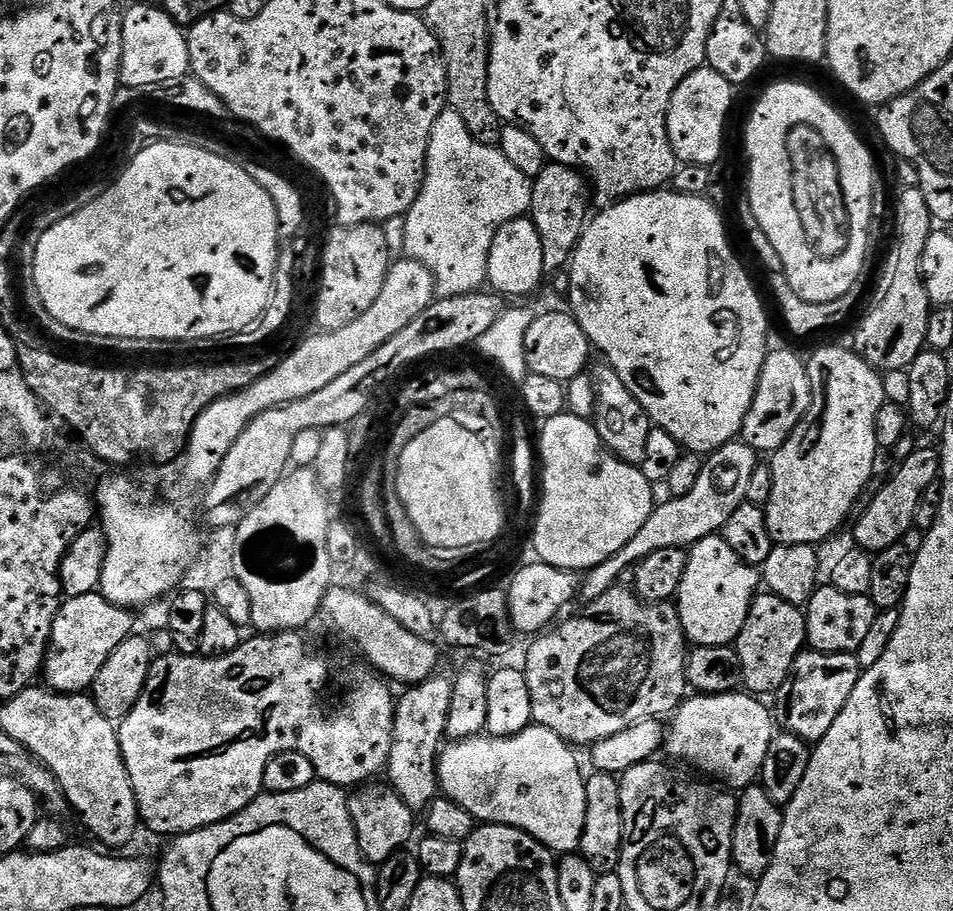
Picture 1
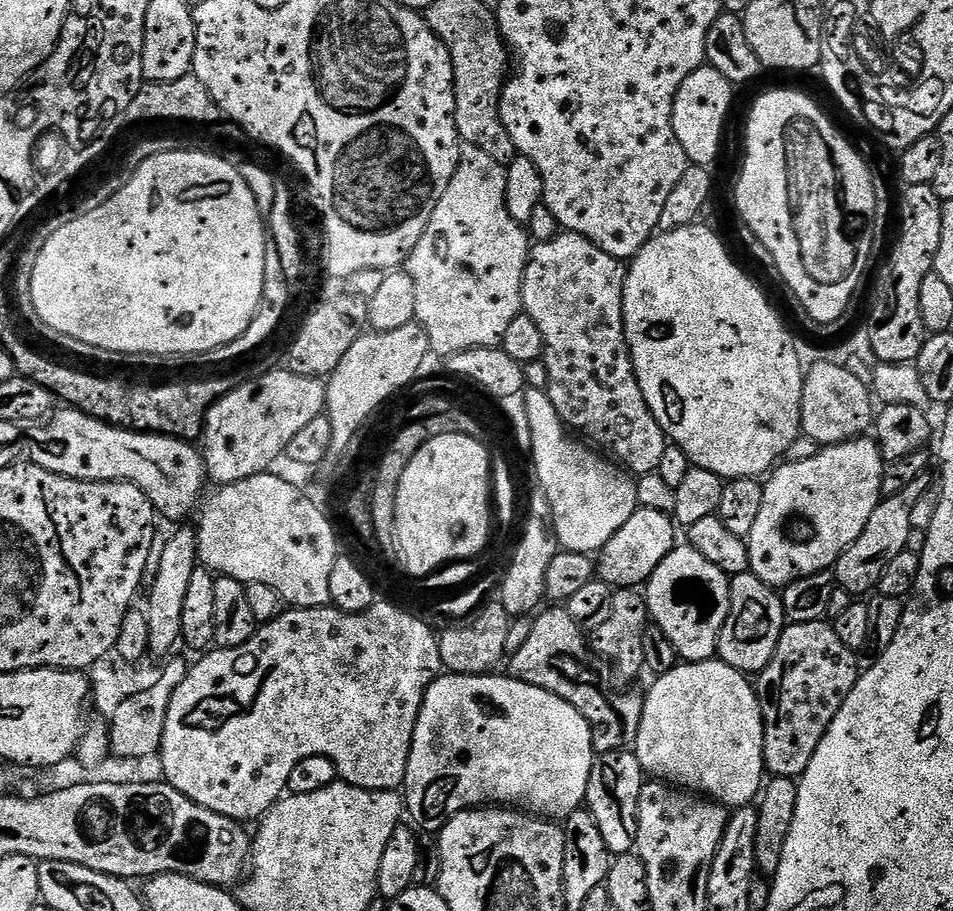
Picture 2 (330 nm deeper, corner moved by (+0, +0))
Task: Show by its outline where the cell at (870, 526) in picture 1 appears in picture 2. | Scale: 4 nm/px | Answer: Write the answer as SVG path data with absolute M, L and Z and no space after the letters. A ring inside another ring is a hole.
M921 474L918 478L914 478L914 482L910 482L910 486L906 486L906 490L881 499L874 514L870 514L870 522L866 522L866 530L858 534L856 541L835 562L834 571L839 587L850 593L859 594L868 591L871 593L879 585L882 570L886 570L891 560L898 558L898 554L902 554L909 547L908 539L914 536L910 514L913 513L914 504L933 483L933 477Z

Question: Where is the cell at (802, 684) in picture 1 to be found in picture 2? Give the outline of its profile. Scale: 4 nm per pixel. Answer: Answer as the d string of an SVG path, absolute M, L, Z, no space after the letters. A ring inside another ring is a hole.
M824 620L802 622L801 624L789 623L787 627L785 627L782 638L778 638L778 650L774 650L774 658L770 658L770 666L766 666L764 671L759 673L757 680L760 681L755 681L754 684L756 696L760 699L760 713L764 716L764 767L769 777L790 776L799 778L804 775L806 766L810 766L810 758L814 758L814 754L818 750L818 746L822 742L826 730L830 730L830 722L834 722L838 710L842 710L846 698L852 693L857 680L859 680L862 675L862 668L856 665L856 656L857 653L853 651L853 649L847 648L847 646L843 644L842 638L838 638L835 627Z

